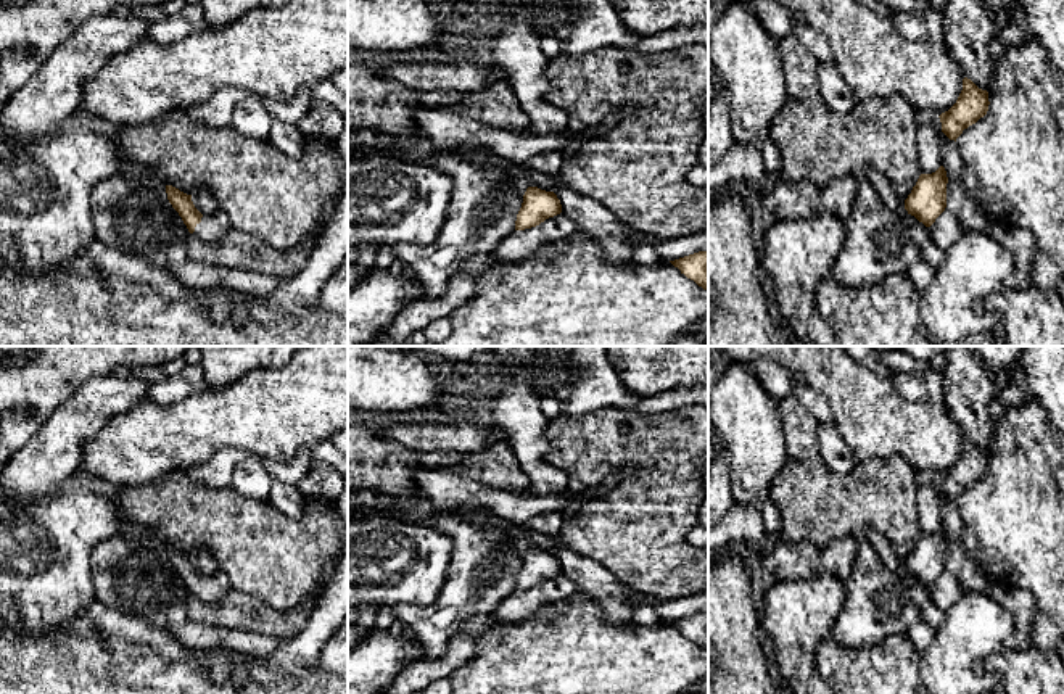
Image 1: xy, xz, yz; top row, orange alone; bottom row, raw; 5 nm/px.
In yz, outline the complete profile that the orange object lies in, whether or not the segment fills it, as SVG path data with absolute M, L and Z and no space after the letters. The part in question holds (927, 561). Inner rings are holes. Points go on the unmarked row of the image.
M940 527L932 535L921 535L905 560L905 570L926 588L930 588L946 568L946 531Z

